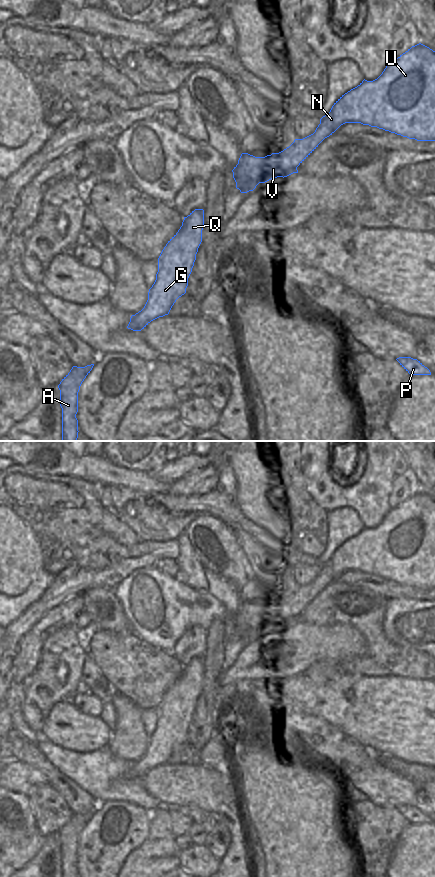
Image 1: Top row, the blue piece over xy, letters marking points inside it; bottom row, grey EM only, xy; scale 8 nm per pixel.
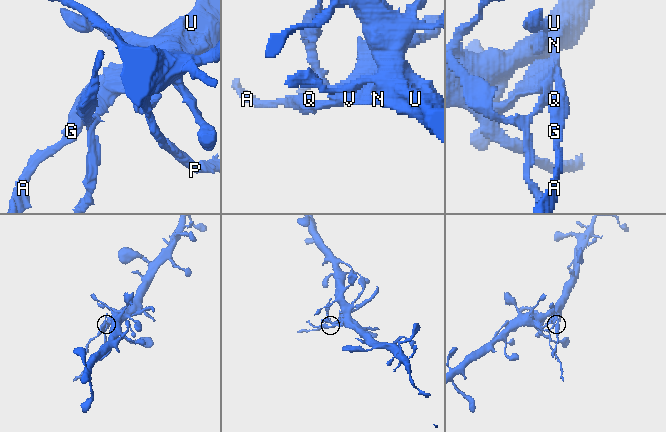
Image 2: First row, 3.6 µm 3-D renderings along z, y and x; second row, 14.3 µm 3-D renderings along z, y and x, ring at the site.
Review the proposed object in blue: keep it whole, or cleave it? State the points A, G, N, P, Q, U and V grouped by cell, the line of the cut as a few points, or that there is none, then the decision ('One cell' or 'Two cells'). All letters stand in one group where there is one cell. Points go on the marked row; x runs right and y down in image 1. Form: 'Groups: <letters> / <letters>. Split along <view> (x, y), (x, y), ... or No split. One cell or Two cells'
Groups: A G Q V / N P U. Split along xy (314, 132), (319, 139), (324, 138). Two cells.

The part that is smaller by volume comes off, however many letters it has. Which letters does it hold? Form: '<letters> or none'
A, G, Q, V.

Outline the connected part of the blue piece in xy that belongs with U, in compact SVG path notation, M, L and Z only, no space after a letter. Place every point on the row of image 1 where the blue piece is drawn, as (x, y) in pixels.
M421 43L412 46L390 61L377 79L364 79L357 87L342 95L330 112L320 119L314 132L318 136L317 140L329 137L345 123L369 125L417 141L435 141L435 51Z

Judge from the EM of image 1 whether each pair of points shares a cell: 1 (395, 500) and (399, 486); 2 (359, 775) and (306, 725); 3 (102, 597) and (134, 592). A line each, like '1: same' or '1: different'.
1: same
2: same
3: different

